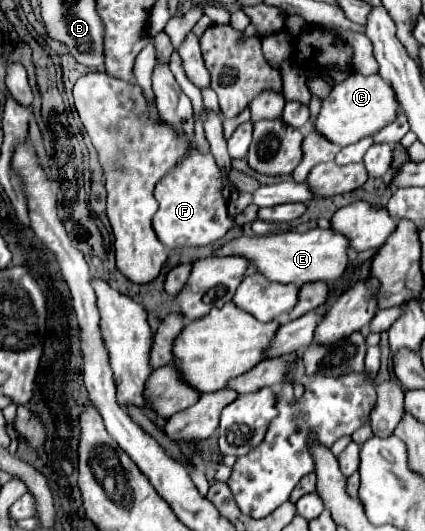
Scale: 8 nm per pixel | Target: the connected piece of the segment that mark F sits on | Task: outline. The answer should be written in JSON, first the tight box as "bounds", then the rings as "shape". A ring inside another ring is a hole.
{"bounds":[152,153,234,249],"shape":[[[194,153],[170,173],[166,173],[162,181],[158,181],[154,197],[160,207],[152,219],[152,227],[160,243],[172,249],[202,247],[222,239],[234,225],[234,221],[226,215],[226,201],[220,193],[220,173],[216,171],[218,169],[212,153]]]}

